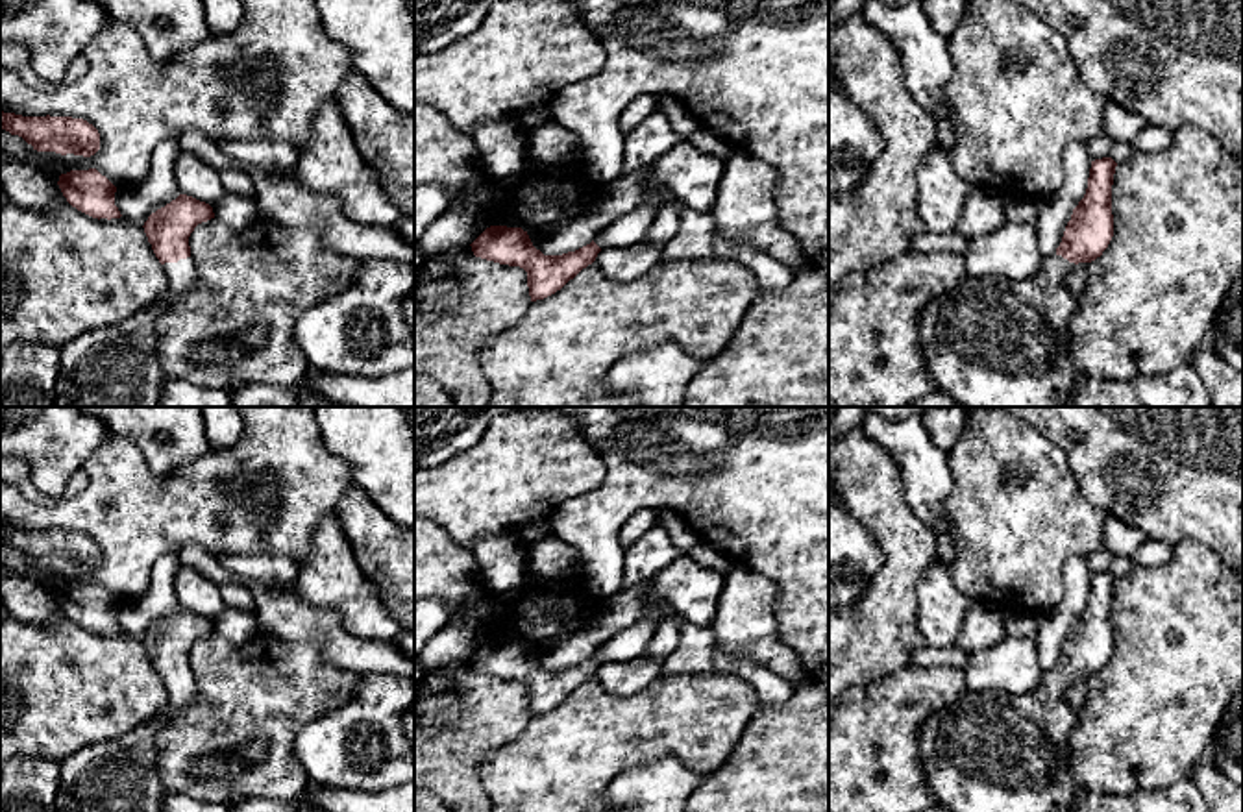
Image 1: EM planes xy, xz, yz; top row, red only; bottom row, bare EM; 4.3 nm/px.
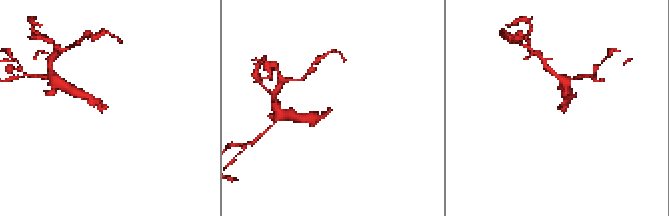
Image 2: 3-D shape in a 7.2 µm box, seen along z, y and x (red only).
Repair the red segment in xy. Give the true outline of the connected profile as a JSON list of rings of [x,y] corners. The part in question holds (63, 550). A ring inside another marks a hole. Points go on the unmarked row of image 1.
[[[0,525],[0,544],[22,551],[33,564],[55,575],[41,584],[59,599],[67,616],[92,633],[120,633],[115,620],[117,601],[96,583],[63,586],[100,564],[98,544],[83,533],[22,531]]]

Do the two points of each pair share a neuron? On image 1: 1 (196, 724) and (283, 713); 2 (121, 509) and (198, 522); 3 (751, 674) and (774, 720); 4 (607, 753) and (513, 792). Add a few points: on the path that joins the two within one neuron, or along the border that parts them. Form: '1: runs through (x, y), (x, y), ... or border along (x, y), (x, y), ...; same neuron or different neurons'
1: runs through (219, 724), (239, 724), (250, 713), (261, 713); same neuron
2: runs through (139, 515), (180, 515); same neuron
3: border along (798, 685), (785, 703), (761, 707); different neurons
4: runs through (583, 753), (576, 761), (568, 761), (537, 790); same neuron

